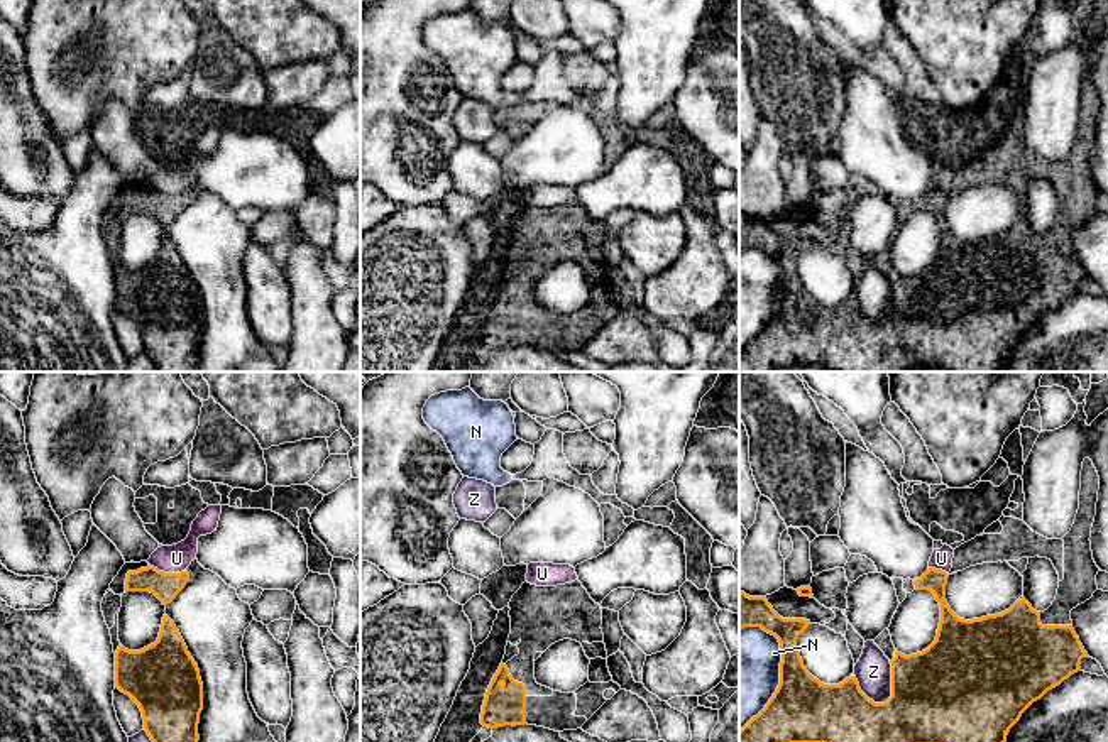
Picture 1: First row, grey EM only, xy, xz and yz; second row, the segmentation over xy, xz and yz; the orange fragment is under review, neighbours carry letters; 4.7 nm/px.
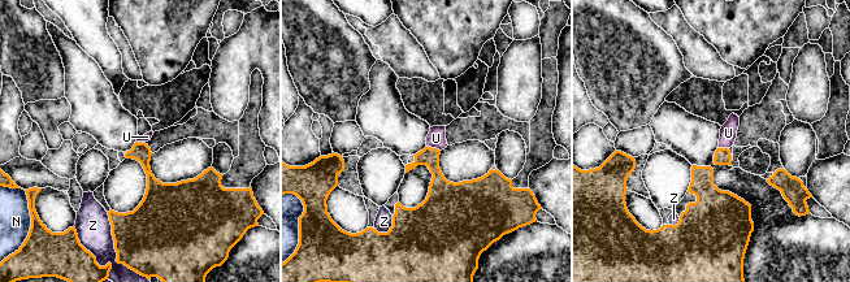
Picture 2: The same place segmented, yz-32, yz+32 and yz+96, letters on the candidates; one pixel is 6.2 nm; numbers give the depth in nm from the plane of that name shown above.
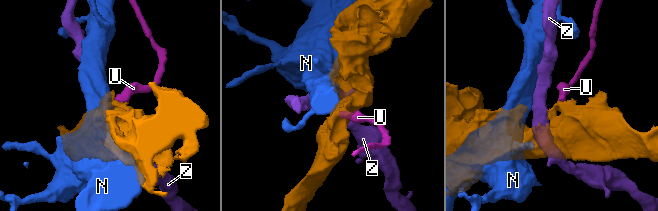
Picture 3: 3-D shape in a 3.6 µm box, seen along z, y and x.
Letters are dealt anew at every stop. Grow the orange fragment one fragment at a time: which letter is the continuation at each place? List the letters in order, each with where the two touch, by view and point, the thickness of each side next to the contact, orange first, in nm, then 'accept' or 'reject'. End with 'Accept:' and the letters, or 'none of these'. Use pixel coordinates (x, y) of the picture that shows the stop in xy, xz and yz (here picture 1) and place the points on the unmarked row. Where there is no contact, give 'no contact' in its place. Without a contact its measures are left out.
N: contact yz (780, 298); calibres 320 and 380 nm; reject
U: contact xy (168, 195); calibres 130 and 140 nm; reject
Z: contact yz (892, 308); calibres 460 and 180 nm; reject
Accept: none of these

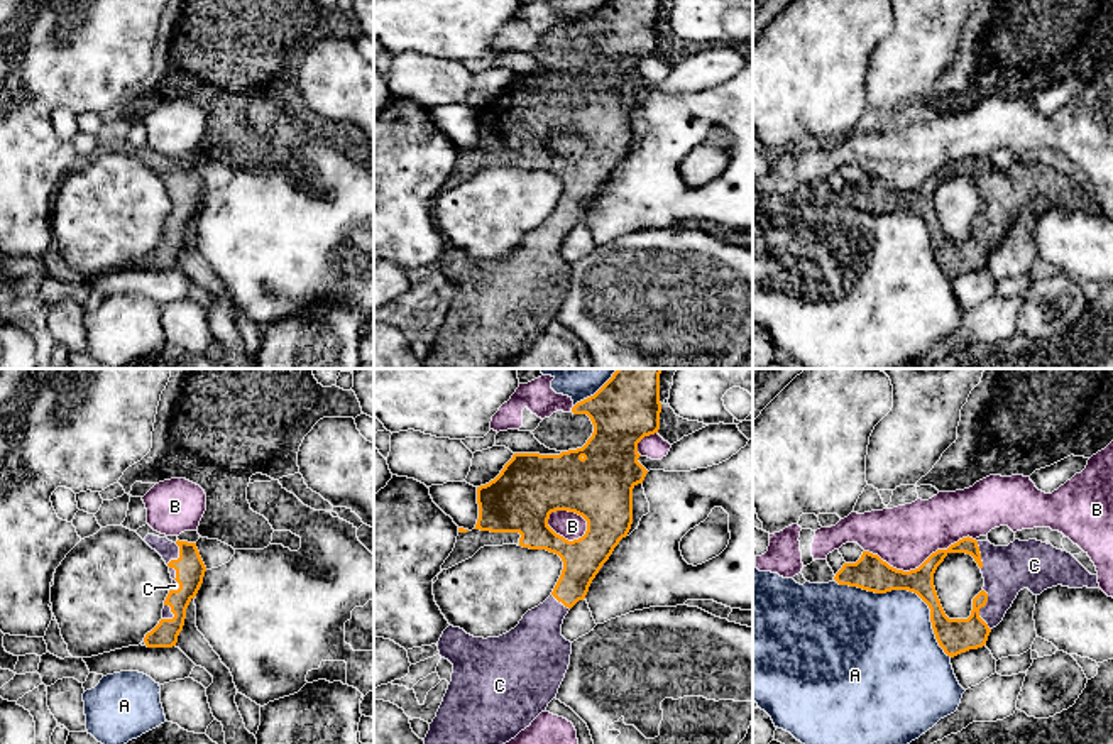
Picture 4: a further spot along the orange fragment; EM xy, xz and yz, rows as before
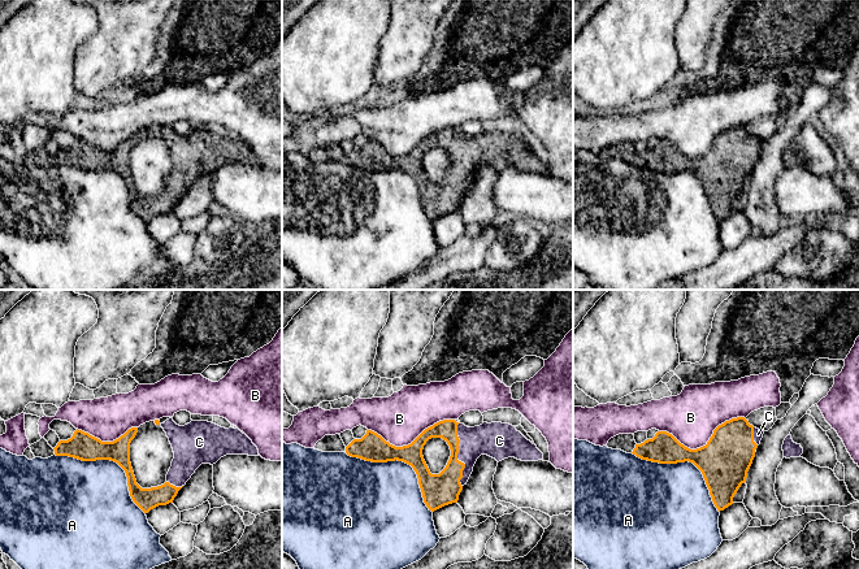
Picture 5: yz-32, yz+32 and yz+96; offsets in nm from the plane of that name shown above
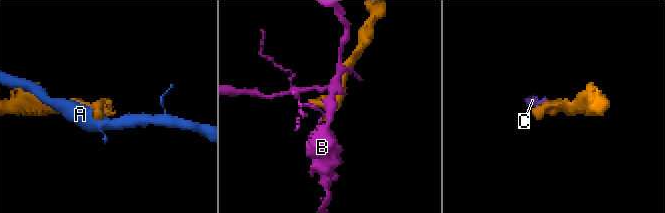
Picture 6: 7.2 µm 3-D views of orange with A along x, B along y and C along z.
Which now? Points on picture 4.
A: contact yz (907, 210); calibres 170 and 420 nm; reject
B: contact yz (921, 186); calibres 170 and 300 nm; reject
C: contact yz (980, 229); calibres 170 and 240 nm; accept
Accept: C

